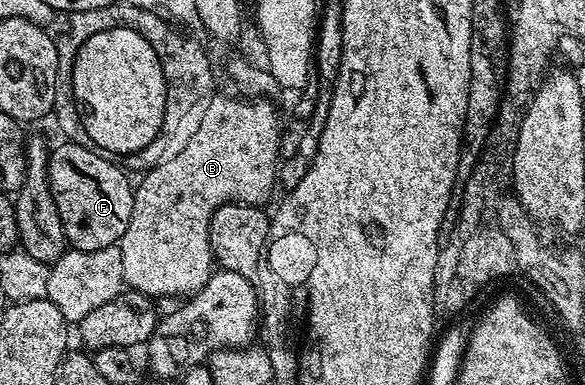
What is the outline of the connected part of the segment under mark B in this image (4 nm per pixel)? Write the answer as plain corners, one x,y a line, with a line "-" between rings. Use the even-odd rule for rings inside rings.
222,93
215,94
214,99
208,105
208,109
200,121
200,129
197,129
196,133
192,134
192,139
188,141
184,149
181,149
180,153
168,161
164,161
158,167
147,170
139,178
143,178
139,183
137,180
134,187
132,217
128,221
128,229
122,234
121,239
116,244
120,249
120,261
124,261
124,284
129,290
139,291
158,301
168,298
169,295
182,295
181,297
195,295
210,280
212,274
212,256
210,254
210,222
212,221
212,213
216,213
216,209
223,207
225,203
265,204
265,199
273,193
274,189
276,190
280,156
278,157
278,119
274,116
274,111
276,112
275,104
267,101
265,98
255,98
253,101
245,97
233,98
229,99
228,96
222,95

